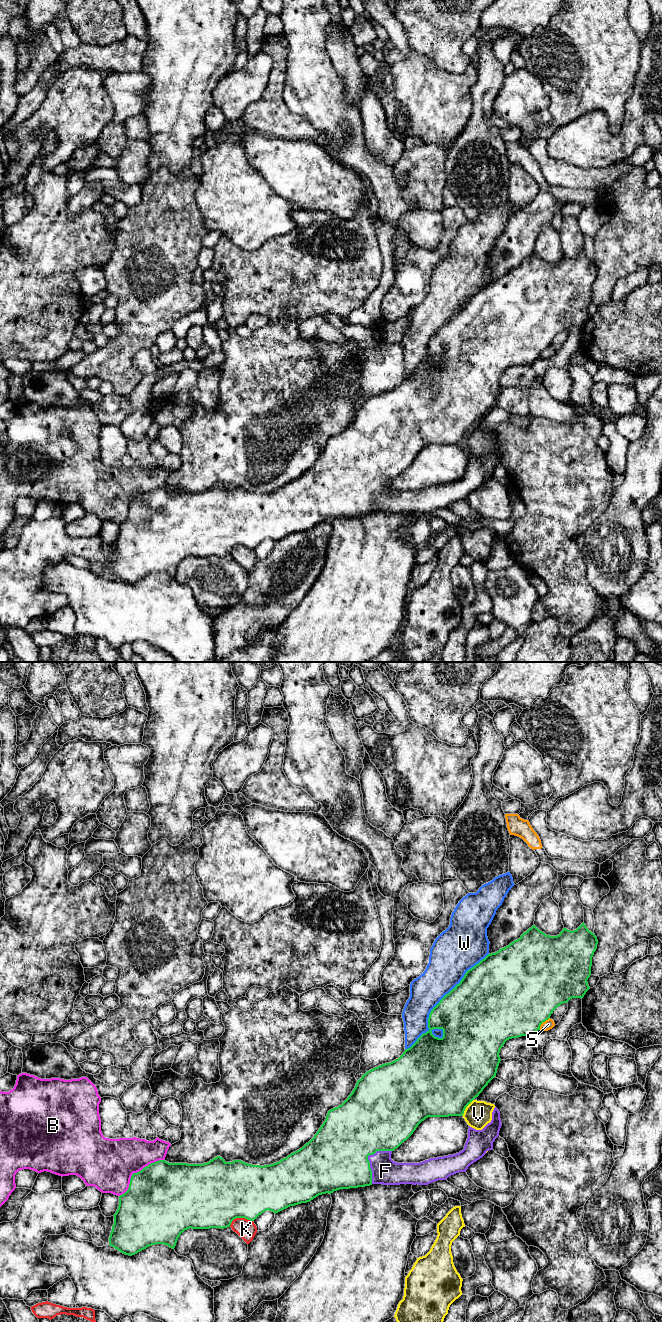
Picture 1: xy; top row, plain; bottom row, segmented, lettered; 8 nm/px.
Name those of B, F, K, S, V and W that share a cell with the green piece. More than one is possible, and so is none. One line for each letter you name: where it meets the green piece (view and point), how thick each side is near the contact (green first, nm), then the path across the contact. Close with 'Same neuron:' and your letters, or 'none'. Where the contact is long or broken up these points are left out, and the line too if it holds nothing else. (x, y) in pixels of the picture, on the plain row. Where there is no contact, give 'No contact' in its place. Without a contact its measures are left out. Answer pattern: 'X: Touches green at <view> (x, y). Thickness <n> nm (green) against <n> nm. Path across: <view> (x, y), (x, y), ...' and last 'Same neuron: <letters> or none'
F: Touches green at xy (367, 486). Thickness 500 nm (green) against 220 nm. Path across: xy (336, 486), (367, 486), (376, 495), (385, 499)
Same neuron: F

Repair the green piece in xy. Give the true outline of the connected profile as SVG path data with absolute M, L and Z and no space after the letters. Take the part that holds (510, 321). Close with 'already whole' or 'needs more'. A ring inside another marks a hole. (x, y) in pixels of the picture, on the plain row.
M584 250L576 258L568 258L563 256L557 264L546 263L540 259L535 253L524 260L521 265L514 268L508 274L501 276L495 281L488 282L478 292L469 297L459 312L457 312L448 322L446 322L440 330L431 338L428 346L428 356L426 361L423 361L417 369L408 377L405 377L403 382L396 388L375 395L357 409L355 416L348 426L338 435L328 439L327 444L314 465L299 478L291 481L286 486L279 490L270 493L252 493L241 488L226 490L222 485L217 484L207 491L203 492L187 492L187 491L169 491L165 488L159 488L144 495L141 499L133 501L130 507L128 518L119 524L119 534L114 544L114 552L109 565L109 573L125 583L135 583L138 580L155 572L164 572L174 577L179 564L187 557L210 557L210 556L227 556L230 555L232 549L236 546L245 546L254 549L263 540L269 538L275 542L290 535L301 531L307 531L319 523L333 521L340 517L350 517L370 514L372 512L383 513L428 513L438 508L446 508L449 504L459 500L466 500L468 495L482 486L487 479L493 477L493 470L499 464L499 459L502 454L500 440L495 435L492 440L492 448L482 458L476 458L469 454L468 466L464 477L459 481L430 486L420 491L397 491L391 487L392 480L406 469L416 458L418 453L428 445L449 445L463 444L466 435L483 419L488 411L495 406L499 391L501 389L499 381L505 370L512 366L521 364L531 364L536 359L540 358L543 350L548 348L553 339L563 331L567 331L572 326L583 326L586 320L590 317L588 306L591 303L592 285L597 277L598 268L594 261L588 258ZM433 357L442 357L443 365L438 366L432 362Z | needs more

